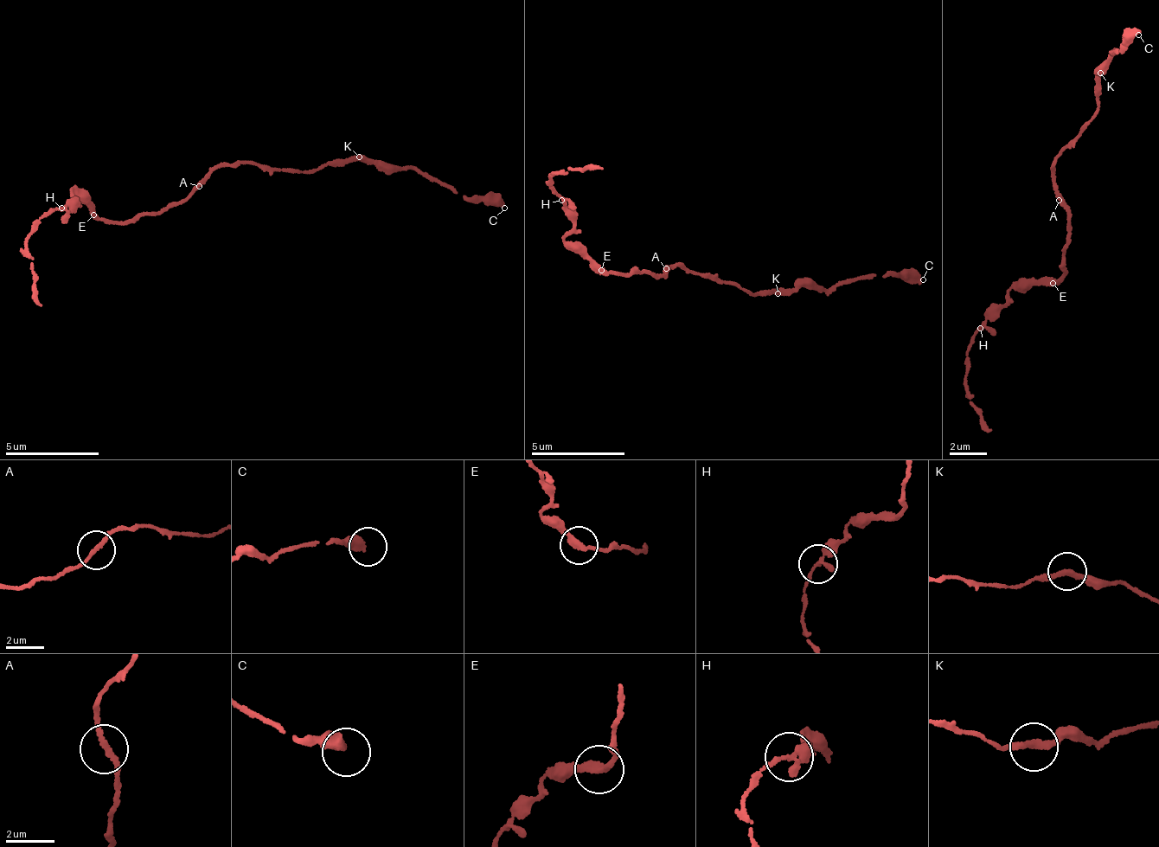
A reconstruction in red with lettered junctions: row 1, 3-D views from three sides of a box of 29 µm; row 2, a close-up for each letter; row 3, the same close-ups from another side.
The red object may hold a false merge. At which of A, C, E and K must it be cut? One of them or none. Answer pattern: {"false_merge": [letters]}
{"false_merge": []}

